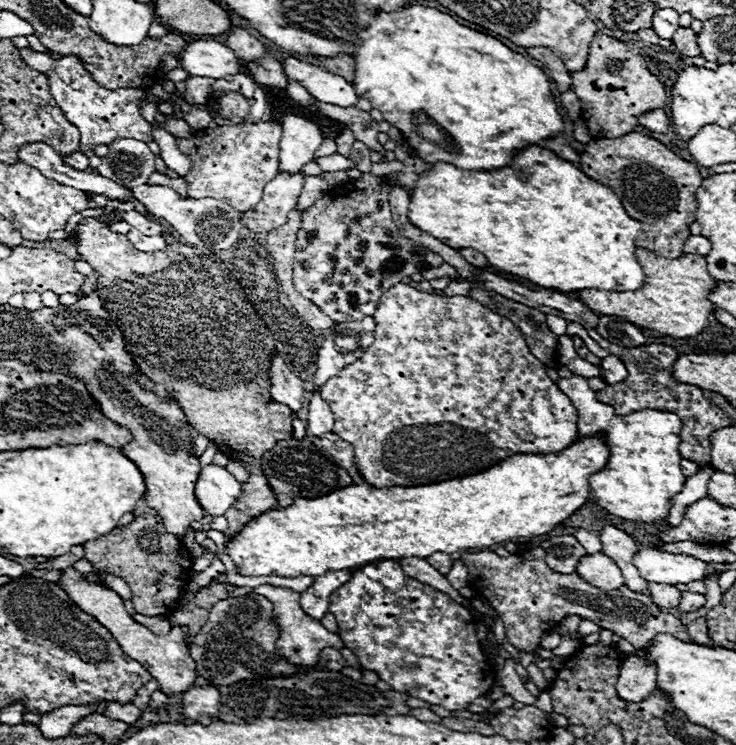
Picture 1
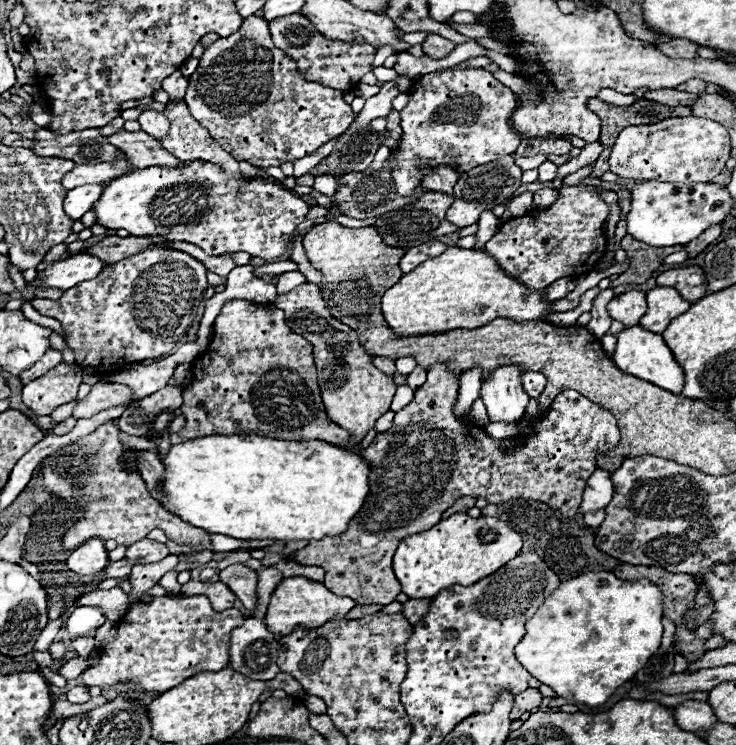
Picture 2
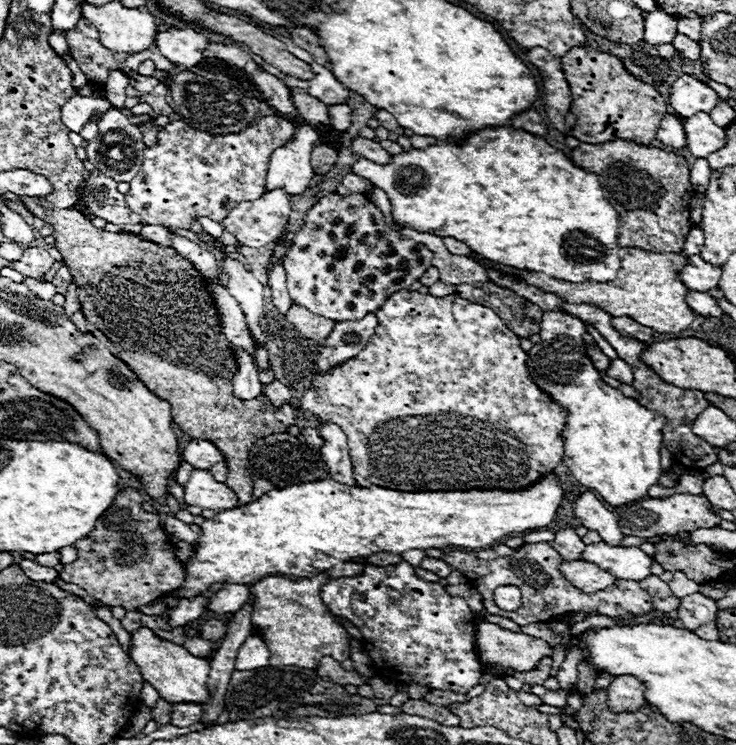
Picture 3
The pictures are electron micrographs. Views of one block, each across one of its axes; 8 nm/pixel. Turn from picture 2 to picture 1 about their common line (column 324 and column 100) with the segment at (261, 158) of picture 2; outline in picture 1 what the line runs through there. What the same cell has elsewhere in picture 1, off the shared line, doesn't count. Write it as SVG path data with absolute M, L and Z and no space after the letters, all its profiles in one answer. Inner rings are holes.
M22 48L20 50L22 60L26 64L30 64L30 68L36 68L44 74L48 74L50 78L50 92L54 96L54 100L58 102L58 106L62 106L64 116L78 126L80 130L80 152L84 152L86 156L94 154L94 148L98 144L110 144L114 138L136 138L142 142L150 142L150 124L140 116L138 112L138 102L142 98L150 98L156 104L160 104L160 100L152 94L148 94L146 88L118 88L114 92L102 88L100 84L96 84L90 74L82 68L82 62L76 56L64 56L62 60L54 62L50 56L40 54L32 48Z

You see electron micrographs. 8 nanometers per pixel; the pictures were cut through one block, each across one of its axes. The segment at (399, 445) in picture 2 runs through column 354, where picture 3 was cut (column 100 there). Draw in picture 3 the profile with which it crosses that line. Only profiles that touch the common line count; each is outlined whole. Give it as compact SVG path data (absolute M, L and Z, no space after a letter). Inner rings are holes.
M122 488L114 504L96 520L94 530L74 544L78 558L60 572L64 582L84 588L104 606L122 606L126 612L154 602L178 588L184 580L182 566L172 552L172 542L160 524L158 514L142 510L142 494L136 488Z

